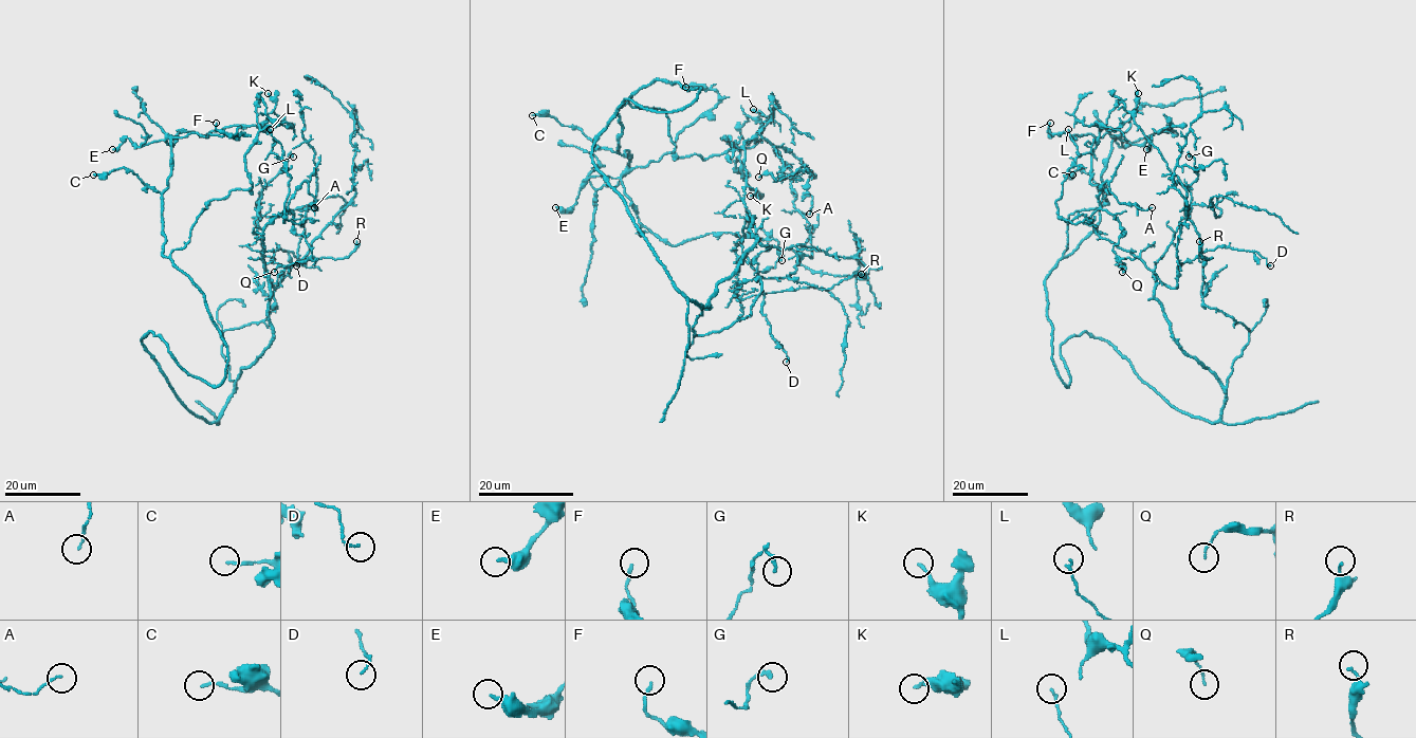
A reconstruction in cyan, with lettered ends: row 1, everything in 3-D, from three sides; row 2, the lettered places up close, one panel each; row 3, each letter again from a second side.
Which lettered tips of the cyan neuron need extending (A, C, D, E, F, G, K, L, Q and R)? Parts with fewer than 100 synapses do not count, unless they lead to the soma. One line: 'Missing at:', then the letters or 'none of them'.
Missing at: none of them

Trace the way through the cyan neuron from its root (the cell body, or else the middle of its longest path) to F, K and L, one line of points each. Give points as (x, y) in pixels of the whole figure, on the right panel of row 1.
F: (1129, 363), (1085, 331), (1061, 346), (1067, 386), (1052, 358), (1045, 279), (1100, 221), (1115, 136), (1050, 123)
K: (1129, 363), (1072, 335), (1066, 386), (1045, 279), (1068, 216), (1106, 201), (1091, 153), (1138, 93)
L: (1129, 363), (1178, 409), (1219, 418), (1223, 384), (1174, 338), (1156, 275), (1082, 214), (1058, 214), (1068, 129)

